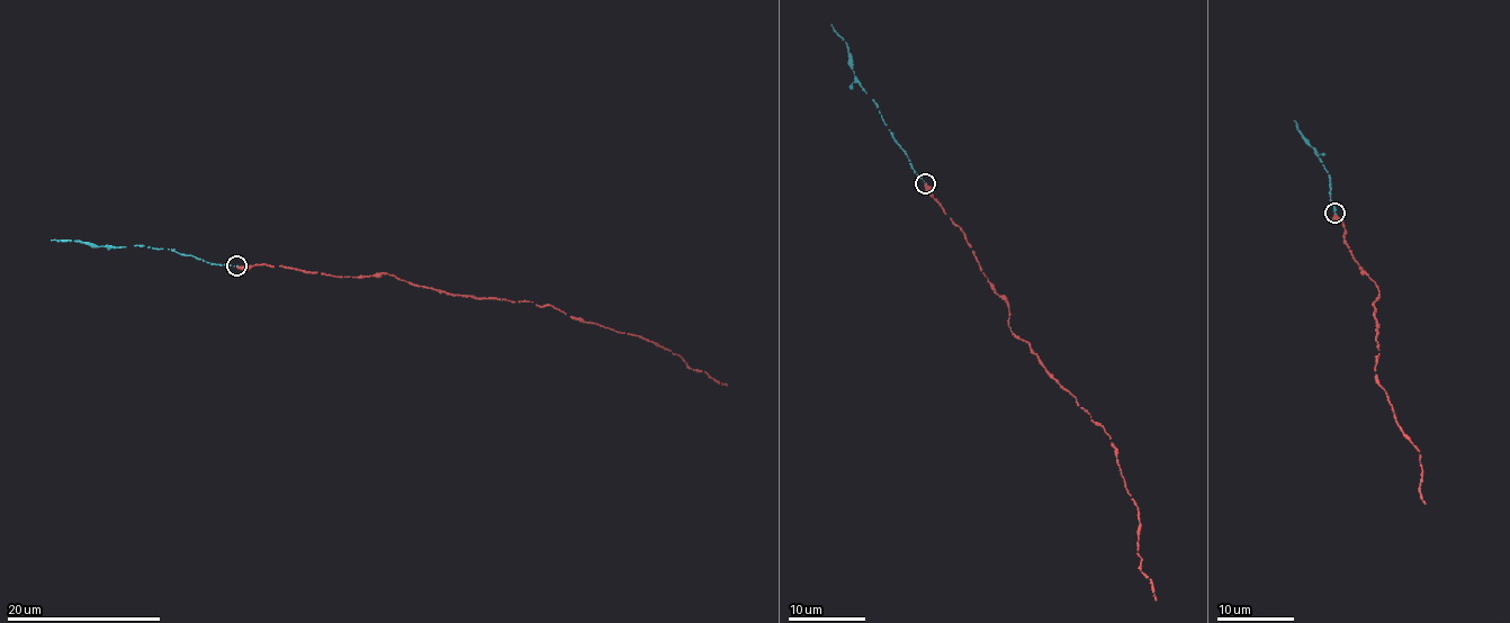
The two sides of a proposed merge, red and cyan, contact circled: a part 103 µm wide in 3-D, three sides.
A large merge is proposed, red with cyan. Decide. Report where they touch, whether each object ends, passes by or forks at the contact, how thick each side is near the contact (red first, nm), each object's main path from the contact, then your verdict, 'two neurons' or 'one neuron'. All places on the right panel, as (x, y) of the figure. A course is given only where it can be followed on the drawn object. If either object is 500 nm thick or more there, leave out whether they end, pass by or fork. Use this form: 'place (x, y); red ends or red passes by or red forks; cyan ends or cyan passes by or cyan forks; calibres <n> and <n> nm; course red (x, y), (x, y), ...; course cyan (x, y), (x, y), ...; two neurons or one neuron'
place (1335, 213); red ends; cyan ends; calibres 360 and 90 nm; course red (1335, 215), (1356, 262), (1376, 283), (1377, 382), (1398, 425), (1419, 451), (1425, 503); course cyan (1335, 213), (1329, 174), (1294, 120); one neuron

